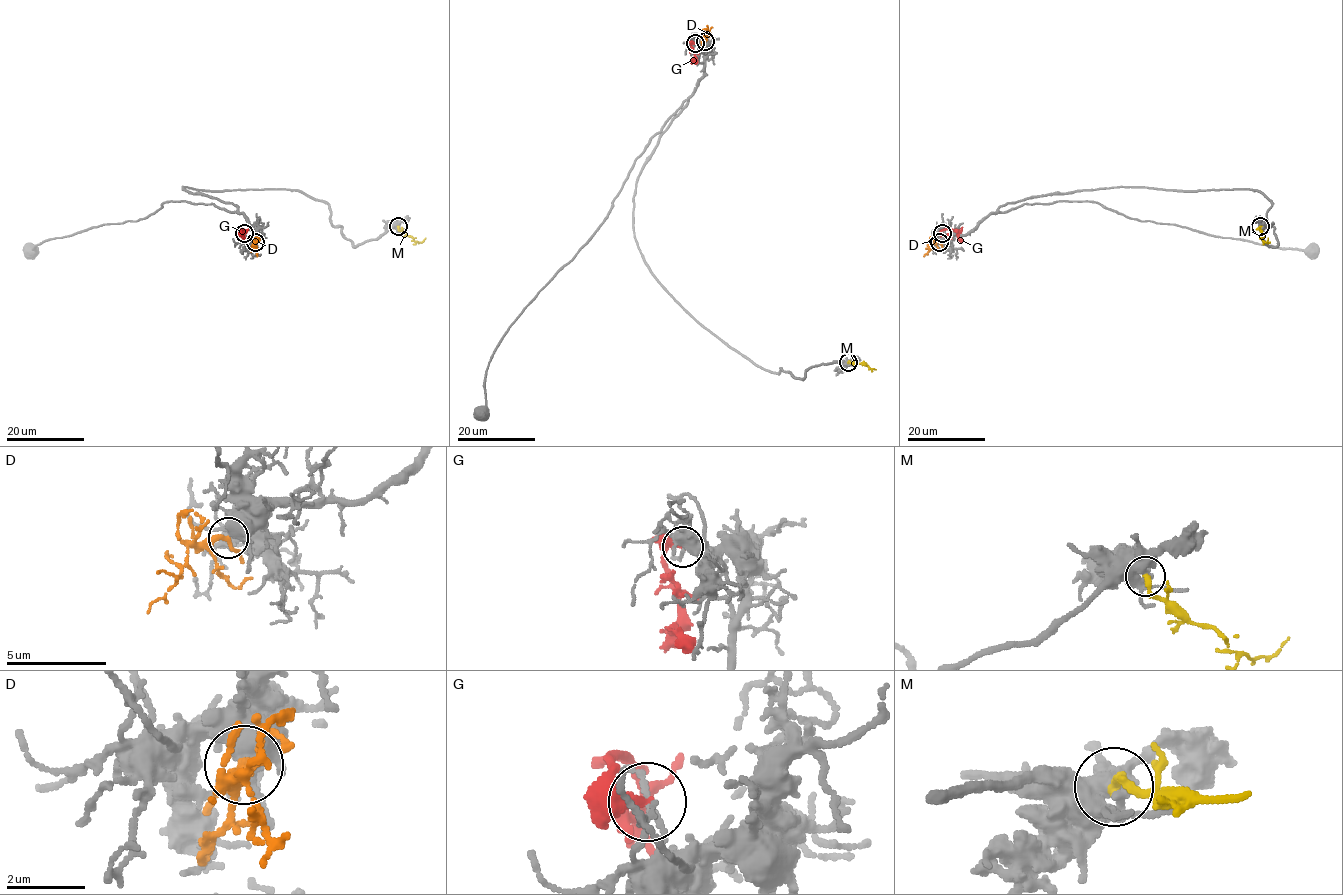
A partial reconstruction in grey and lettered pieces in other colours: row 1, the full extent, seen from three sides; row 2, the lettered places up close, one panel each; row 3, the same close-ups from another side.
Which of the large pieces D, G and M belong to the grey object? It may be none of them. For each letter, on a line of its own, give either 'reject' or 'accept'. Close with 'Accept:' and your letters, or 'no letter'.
D: accept
G: reject
M: reject
Accept: D

